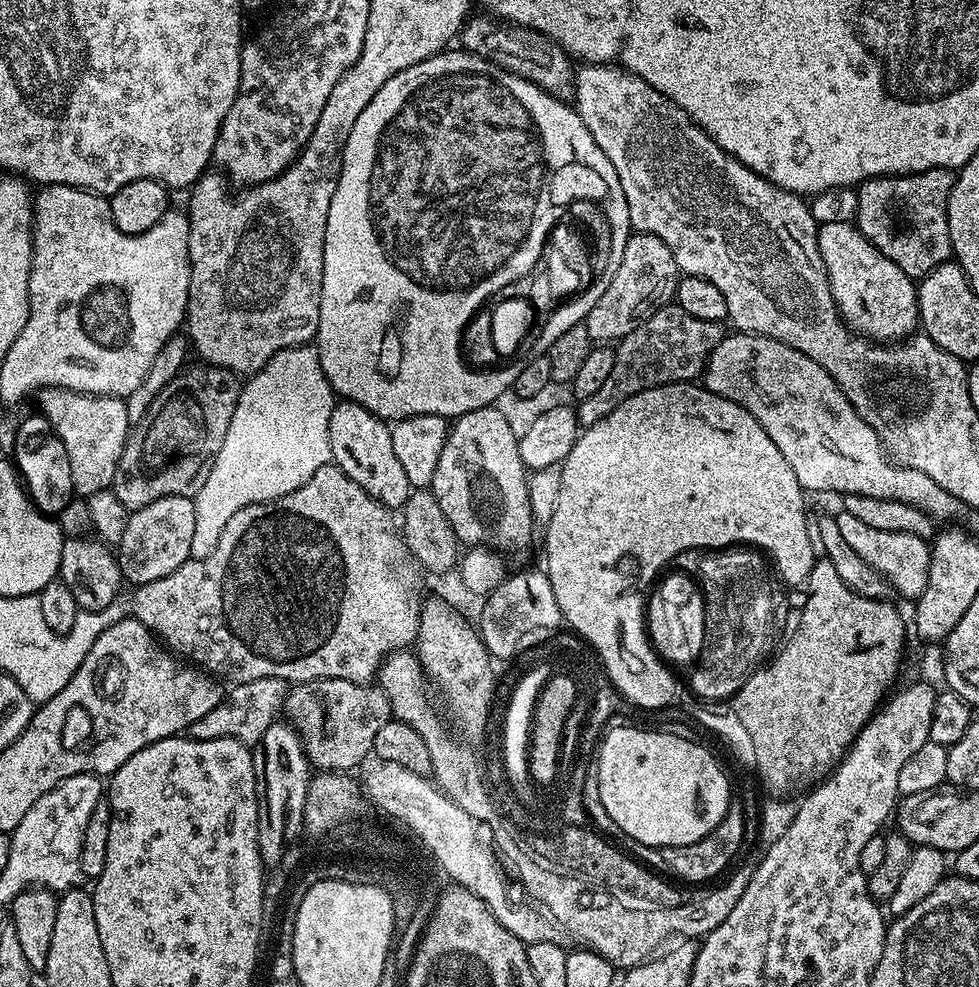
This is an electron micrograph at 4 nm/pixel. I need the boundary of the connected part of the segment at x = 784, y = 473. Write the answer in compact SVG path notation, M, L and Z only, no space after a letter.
M699 383L663 384L650 390L642 390L634 394L634 398L626 398L626 402L610 410L610 414L602 418L602 422L594 422L581 431L560 469L562 487L558 490L558 506L554 506L554 518L550 518L545 531L548 533L544 536L544 556L548 559L546 571L550 586L554 590L556 611L562 620L569 624L568 628L596 653L613 686L629 705L636 707L637 704L640 708L664 708L676 692L676 684L668 673L669 665L657 655L649 643L648 629L645 627L646 593L675 556L680 558L693 550L728 550L733 546L751 546L770 557L771 567L777 573L781 572L779 575L785 585L796 584L799 580L800 583L807 581L808 571L817 559L818 555L811 549L811 540L806 532L806 493L800 487L798 478L794 478L790 462L782 458L782 450L778 450L778 446L770 442L770 434L762 430L760 423L741 404L727 400L725 396L719 396Z

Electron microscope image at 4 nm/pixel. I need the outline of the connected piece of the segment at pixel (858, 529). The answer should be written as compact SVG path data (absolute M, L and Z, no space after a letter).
M843 510L837 511L834 517L843 539L863 562L887 579L897 593L909 596L909 601L912 602L919 600L926 590L926 578L930 574L932 557L929 541L925 537L894 530L873 530L871 526L865 526L859 518L854 518L854 514Z

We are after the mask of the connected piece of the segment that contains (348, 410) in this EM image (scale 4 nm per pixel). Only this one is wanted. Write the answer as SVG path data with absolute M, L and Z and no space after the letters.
M341 399L332 405L328 437L333 450L344 448L344 457L338 460L339 467L344 469L359 491L370 494L389 510L403 509L414 489L394 454L392 430L385 421L366 410L366 406L358 406L358 402L353 400Z

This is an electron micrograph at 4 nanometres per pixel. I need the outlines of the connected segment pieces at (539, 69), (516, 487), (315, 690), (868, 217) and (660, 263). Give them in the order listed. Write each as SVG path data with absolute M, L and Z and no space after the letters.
M490 14L483 15L473 15L461 29L460 42L463 42L470 53L476 56L486 54L484 56L488 58L506 56L524 65L523 75L556 99L566 102L575 95L574 66L571 57L560 44L540 31L498 21Z
M489 406L455 417L442 446L442 458L438 458L430 491L436 496L438 506L442 506L442 514L446 514L446 522L450 522L461 545L487 546L500 554L507 554L531 546L534 521L528 493L529 473L520 458L518 432L498 409Z
M310 680L297 683L289 687L288 696L285 697L282 712L287 723L296 729L300 741L304 744L304 752L309 761L316 764L317 769L331 770L341 774L349 770L359 769L360 765L368 759L372 752L372 743L378 735L378 730L392 716L392 708L388 705L388 696L378 686L365 686L355 684L349 680Z
M931 168L925 172L911 172L909 176L873 176L859 185L854 223L874 247L882 250L882 254L894 262L894 266L901 268L910 277L926 277L938 265L953 259L948 225L948 192L955 181L953 169L950 168Z
M636 232L628 237L626 250L618 260L618 270L610 278L602 298L594 302L594 310L584 320L593 342L619 342L625 340L640 324L645 324L656 311L673 303L682 273L670 254L670 246L649 232Z

